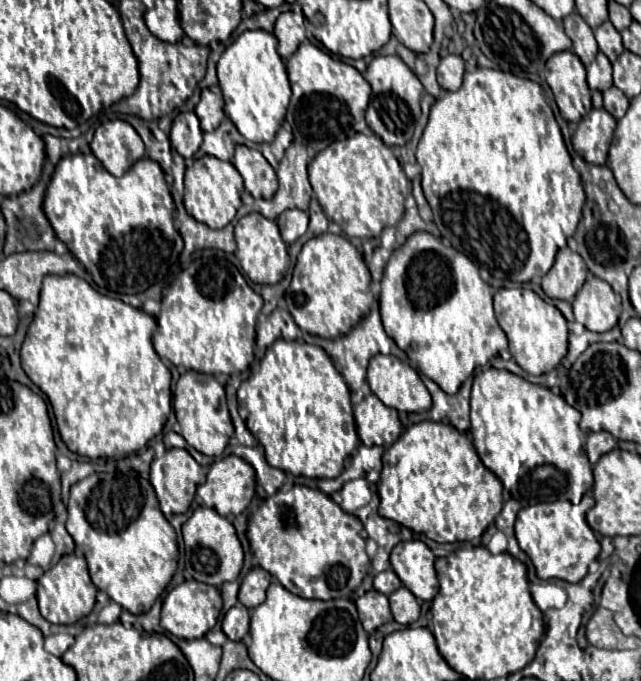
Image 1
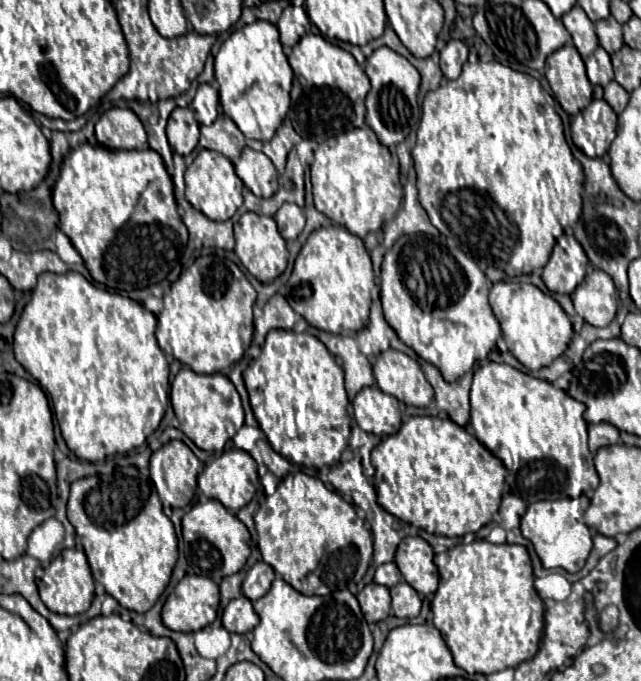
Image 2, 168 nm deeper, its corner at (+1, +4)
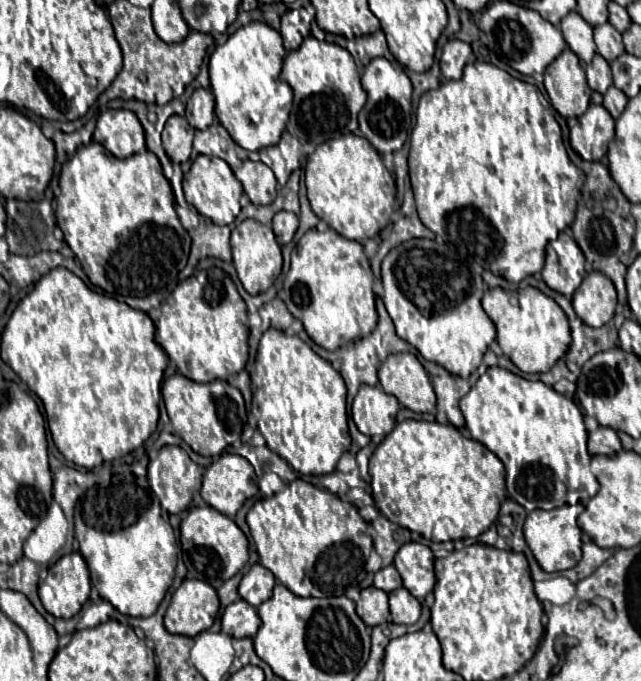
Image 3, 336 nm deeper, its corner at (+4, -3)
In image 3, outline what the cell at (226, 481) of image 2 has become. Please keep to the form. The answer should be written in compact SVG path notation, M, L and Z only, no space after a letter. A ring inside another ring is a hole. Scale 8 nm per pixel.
M223 453L205 471L200 495L213 509L233 519L237 509L257 491L257 475L251 463L241 455Z

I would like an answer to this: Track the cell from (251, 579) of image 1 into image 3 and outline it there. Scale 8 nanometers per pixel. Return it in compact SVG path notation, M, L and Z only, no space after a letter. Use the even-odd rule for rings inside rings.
M253 565L249 569L249 573L241 579L239 585L239 595L241 599L245 599L249 605L257 607L263 601L267 601L271 597L271 591L275 587L275 577L269 569L265 569L263 565Z

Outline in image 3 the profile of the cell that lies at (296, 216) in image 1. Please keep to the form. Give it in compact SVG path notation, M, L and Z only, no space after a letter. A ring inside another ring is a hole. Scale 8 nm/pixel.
M279 211L273 217L273 231L275 231L275 237L277 237L279 245L287 245L293 239L297 227L299 227L299 219L297 219L295 213Z

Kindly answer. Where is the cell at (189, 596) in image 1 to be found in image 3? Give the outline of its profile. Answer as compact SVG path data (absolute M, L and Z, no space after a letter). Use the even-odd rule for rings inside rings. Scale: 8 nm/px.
M185 579L167 607L165 627L173 635L195 637L213 625L217 611L217 591L205 581Z

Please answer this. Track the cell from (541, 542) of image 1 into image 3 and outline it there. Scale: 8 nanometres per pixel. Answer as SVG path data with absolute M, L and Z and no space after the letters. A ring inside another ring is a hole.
M563 505L563 507L555 507L551 511L535 509L527 515L525 525L523 525L523 535L543 571L555 573L555 571L573 569L581 561L583 543L581 543L581 529L577 525L577 517L581 515L583 509L585 509L583 505L573 505L573 507Z

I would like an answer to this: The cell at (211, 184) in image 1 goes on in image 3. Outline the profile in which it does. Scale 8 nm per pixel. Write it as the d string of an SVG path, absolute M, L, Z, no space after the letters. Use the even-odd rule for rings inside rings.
M199 155L193 161L193 165L191 165L191 169L187 173L187 179L183 177L183 191L187 203L193 205L203 217L209 217L215 225L229 225L229 223L233 223L233 219L241 211L239 199L243 195L243 187L235 179L235 175L229 169L229 165L223 159L219 159L219 157Z

